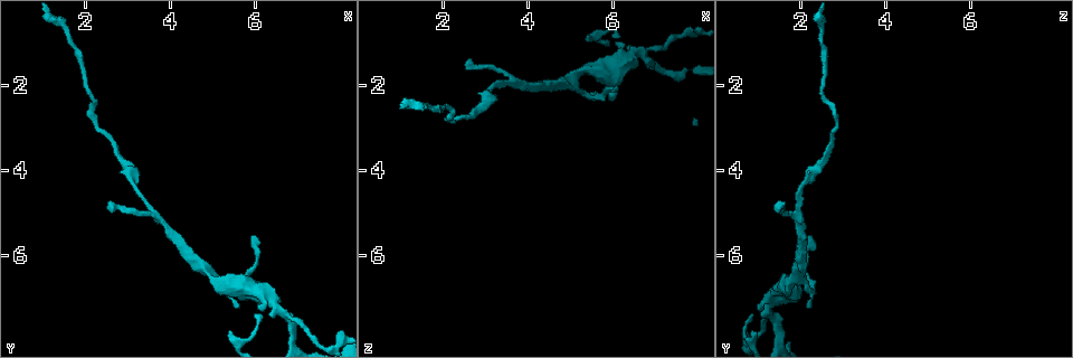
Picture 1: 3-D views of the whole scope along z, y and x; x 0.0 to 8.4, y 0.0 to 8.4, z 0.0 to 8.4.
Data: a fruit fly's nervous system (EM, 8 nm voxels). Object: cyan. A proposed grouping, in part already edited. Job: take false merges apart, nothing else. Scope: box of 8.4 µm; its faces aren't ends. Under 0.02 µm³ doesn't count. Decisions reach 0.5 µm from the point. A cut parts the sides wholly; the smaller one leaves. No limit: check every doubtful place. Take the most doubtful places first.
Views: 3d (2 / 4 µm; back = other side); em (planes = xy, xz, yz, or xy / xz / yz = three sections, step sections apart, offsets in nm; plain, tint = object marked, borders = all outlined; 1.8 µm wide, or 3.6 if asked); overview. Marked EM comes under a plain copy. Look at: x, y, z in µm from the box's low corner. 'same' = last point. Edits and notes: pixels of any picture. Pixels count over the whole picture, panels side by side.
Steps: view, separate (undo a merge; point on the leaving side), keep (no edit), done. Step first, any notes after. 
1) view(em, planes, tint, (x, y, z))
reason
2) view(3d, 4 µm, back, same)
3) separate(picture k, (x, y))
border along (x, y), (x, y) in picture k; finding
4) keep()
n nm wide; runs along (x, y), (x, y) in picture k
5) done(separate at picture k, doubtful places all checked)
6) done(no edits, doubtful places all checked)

view(em, planes, tint, (6.75, 7.40, 1.35))

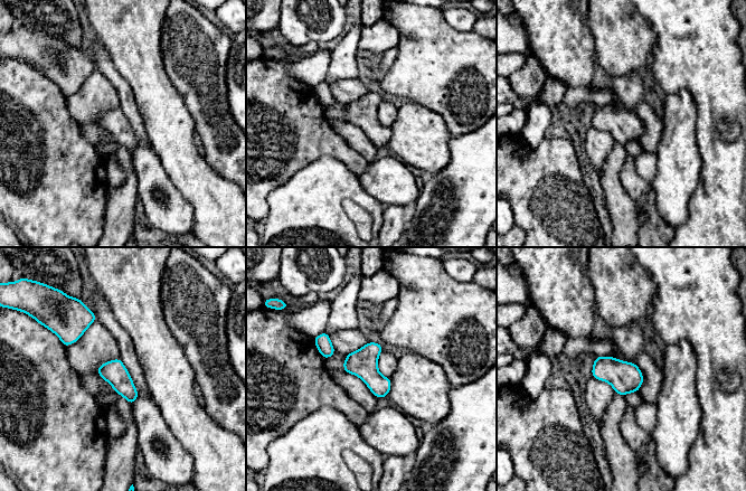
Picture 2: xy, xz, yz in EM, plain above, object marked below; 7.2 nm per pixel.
keep()
continuous, no second neuron

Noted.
view(em, planes, tint, (6.10, 6.90, 1.55))
a fork

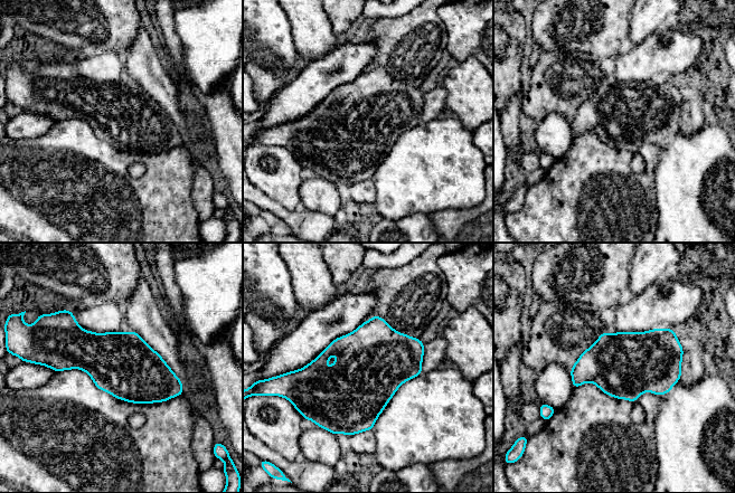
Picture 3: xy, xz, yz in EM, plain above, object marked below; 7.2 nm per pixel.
keep()
one neuron here

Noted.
view(3d, 2 µm, (5.00, 6.50, 1.90))
a fork

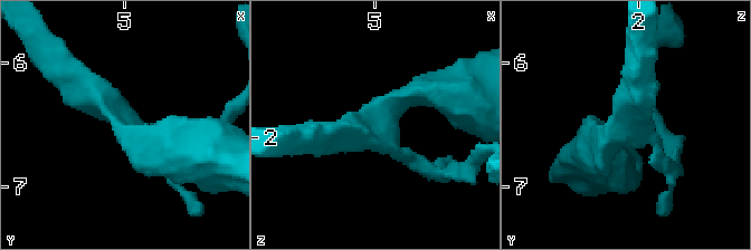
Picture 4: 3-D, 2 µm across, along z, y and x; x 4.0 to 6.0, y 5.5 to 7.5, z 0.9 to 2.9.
view(em, planes, borders, (5.00, 6.54, 1.88))
3 arms; shape alone is not enough

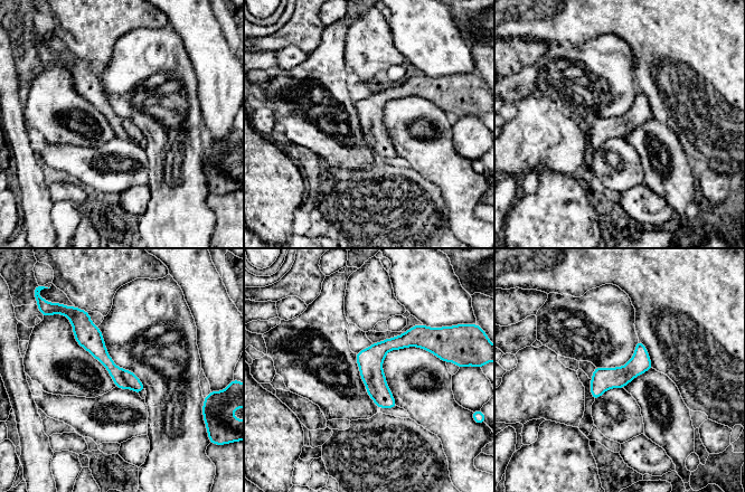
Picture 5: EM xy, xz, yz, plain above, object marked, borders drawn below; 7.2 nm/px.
keep()
runs along (84, 317), (104, 359), (139, 389) in picture 5; all the same neuron

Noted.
done(no edits, doubtful places all checked)

